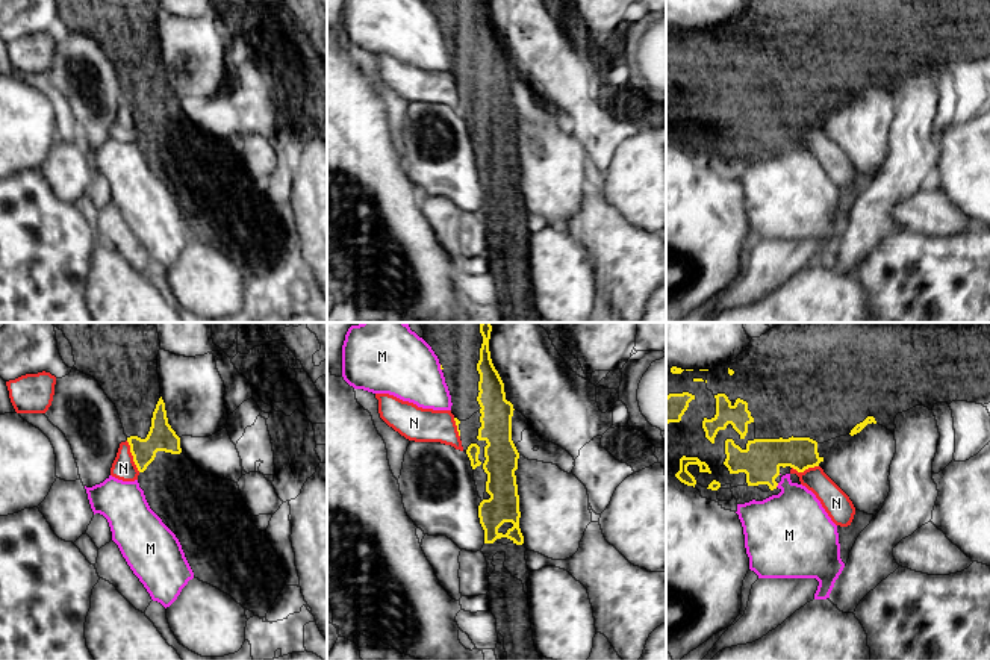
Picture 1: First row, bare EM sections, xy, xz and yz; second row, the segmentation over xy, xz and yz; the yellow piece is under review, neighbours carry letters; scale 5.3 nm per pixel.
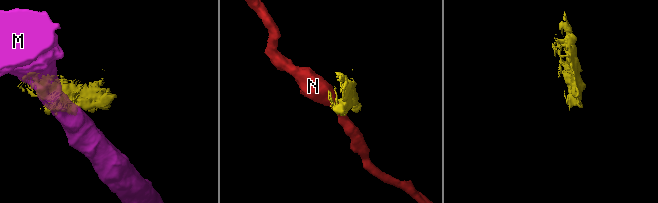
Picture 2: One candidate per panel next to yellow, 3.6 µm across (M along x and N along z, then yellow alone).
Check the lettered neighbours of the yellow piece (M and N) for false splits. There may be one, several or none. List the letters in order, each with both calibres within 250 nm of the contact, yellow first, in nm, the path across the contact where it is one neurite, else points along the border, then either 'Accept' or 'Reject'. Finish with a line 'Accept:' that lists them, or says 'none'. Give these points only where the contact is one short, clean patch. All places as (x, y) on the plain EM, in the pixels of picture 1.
M: Thickness 200 nm (yellow) against 400 nm. Reject
N: Thickness 140 nm (yellow) against 130 nm. Boundary: xy (126, 102), (132, 121), (140, 132). Reject
Accept: none

